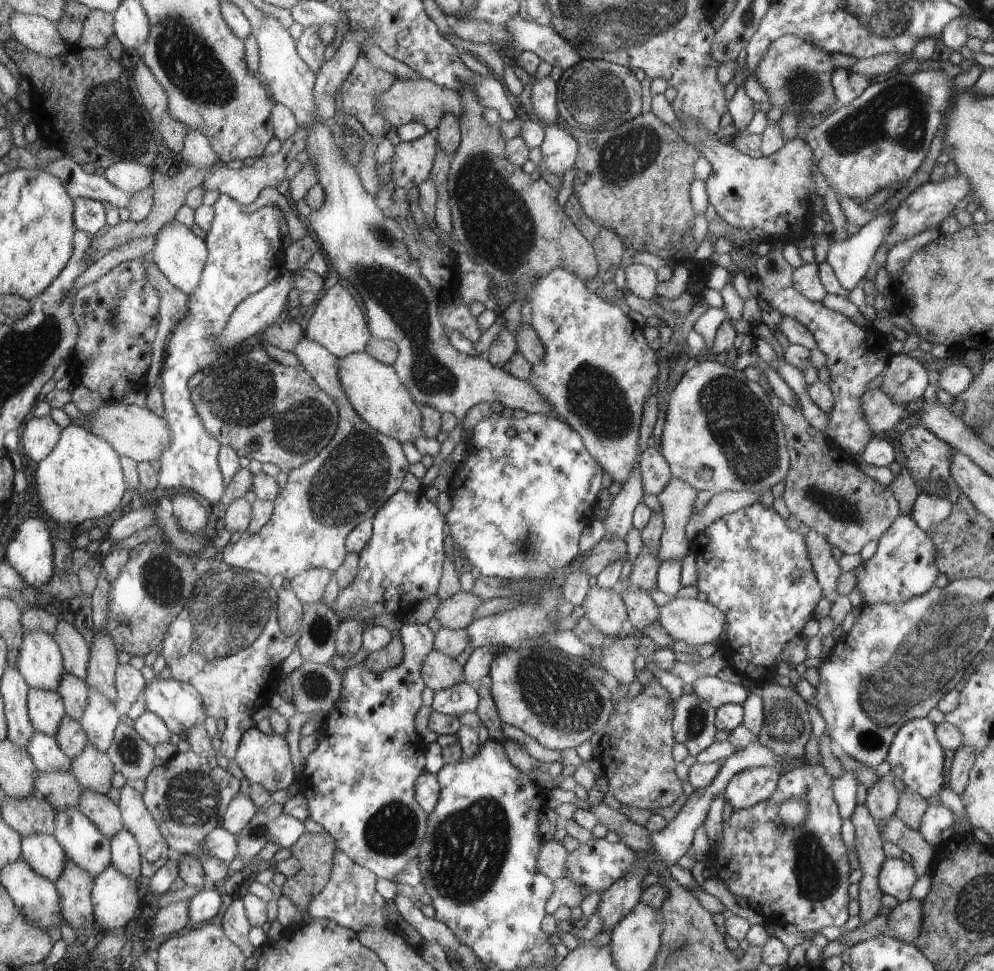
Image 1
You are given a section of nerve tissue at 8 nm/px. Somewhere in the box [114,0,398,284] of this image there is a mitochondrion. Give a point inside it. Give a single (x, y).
(190, 64)

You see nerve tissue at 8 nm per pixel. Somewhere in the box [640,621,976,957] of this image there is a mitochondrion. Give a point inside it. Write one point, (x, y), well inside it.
(816, 873)

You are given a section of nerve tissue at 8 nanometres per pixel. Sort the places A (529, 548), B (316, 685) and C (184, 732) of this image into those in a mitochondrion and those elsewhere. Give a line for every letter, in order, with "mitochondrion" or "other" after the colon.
A: mitochondrion
B: mitochondrion
C: other

